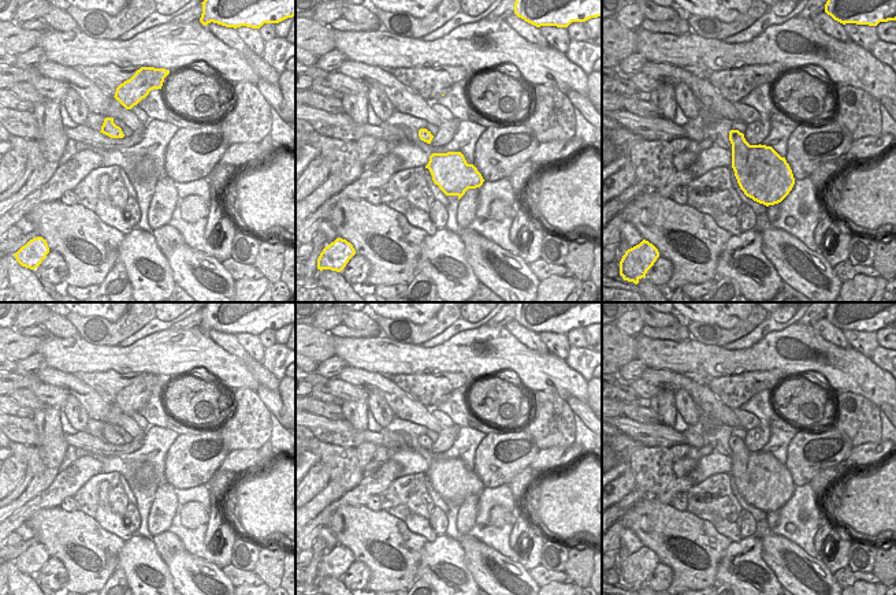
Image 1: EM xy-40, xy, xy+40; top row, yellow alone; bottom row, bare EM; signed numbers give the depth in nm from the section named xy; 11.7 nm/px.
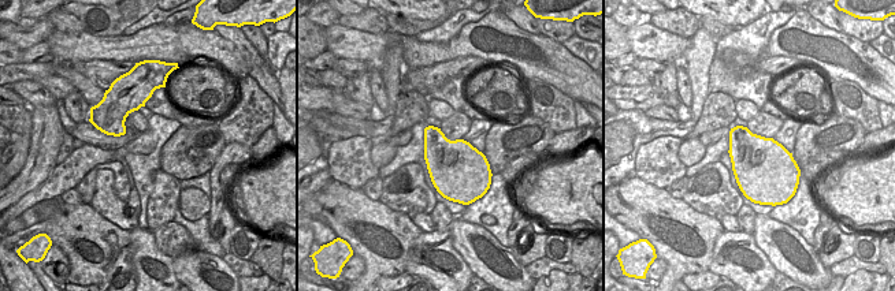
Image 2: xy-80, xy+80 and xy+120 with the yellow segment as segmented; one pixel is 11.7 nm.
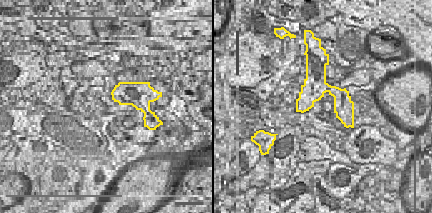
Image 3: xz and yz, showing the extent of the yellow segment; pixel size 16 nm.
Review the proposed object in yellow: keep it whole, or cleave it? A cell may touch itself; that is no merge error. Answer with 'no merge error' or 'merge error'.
no merge error

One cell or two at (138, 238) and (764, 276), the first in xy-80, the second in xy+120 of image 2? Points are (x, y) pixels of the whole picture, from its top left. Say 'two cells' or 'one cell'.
one cell

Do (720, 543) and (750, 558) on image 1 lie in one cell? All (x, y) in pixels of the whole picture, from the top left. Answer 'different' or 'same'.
different

